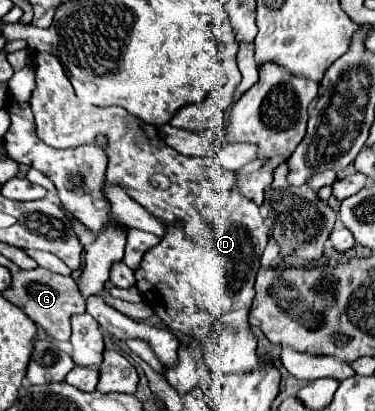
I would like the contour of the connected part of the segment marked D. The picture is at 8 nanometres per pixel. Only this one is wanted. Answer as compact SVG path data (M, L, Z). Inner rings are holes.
M35 54L35 82L37 86L31 96L35 134L53 148L69 148L69 140L85 140L85 134L105 134L105 152L109 156L107 182L121 186L135 202L157 216L157 220L167 222L167 234L157 246L143 254L143 260L135 270L135 286L143 294L145 302L155 310L155 314L171 332L191 336L203 346L203 362L213 374L221 376L255 370L259 366L257 336L251 332L247 318L255 296L255 276L259 270L259 260L269 240L269 228L265 226L259 208L251 200L243 198L235 188L231 188L235 182L235 174L223 170L211 158L191 158L175 152L159 138L159 130L155 126L145 124L119 106L99 108L81 104L73 92L69 78L65 76L61 62L53 54Z

